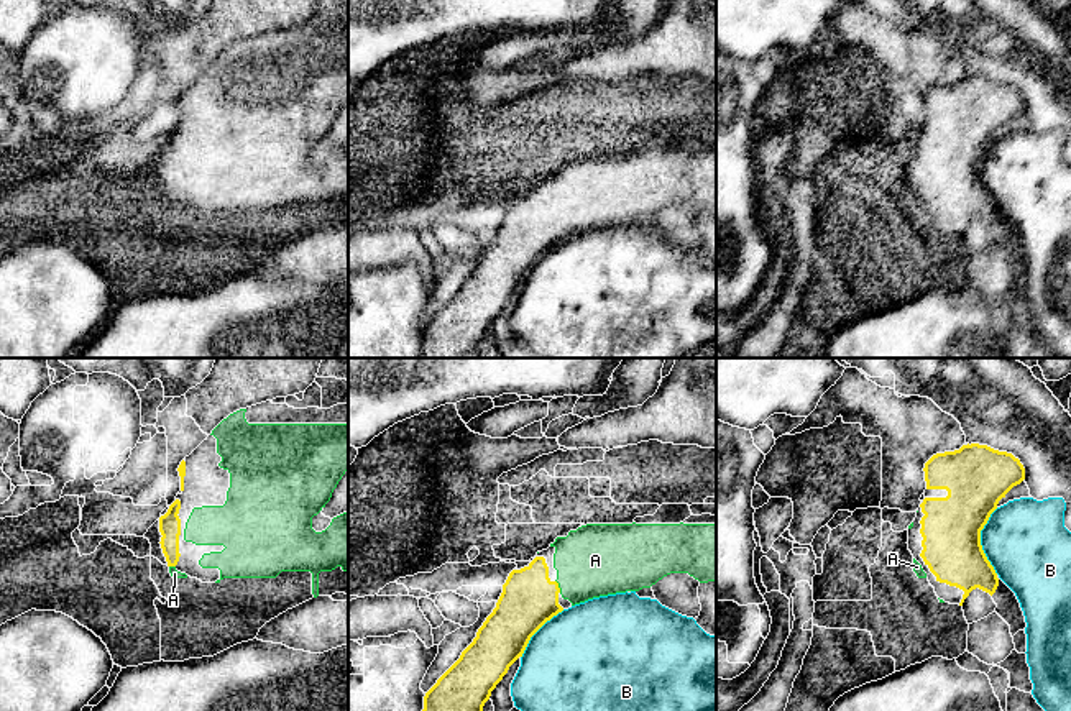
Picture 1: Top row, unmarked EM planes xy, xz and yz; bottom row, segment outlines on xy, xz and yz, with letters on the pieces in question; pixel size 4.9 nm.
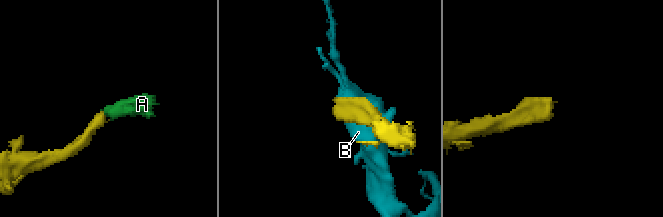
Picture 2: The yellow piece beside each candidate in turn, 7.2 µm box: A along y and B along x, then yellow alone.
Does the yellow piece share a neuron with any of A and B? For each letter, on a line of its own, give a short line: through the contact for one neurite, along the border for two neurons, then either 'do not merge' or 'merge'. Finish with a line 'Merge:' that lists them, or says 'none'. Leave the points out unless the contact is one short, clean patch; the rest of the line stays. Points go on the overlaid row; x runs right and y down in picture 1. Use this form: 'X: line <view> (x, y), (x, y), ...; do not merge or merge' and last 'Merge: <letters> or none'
A: merge
B: do not merge
Merge: A

